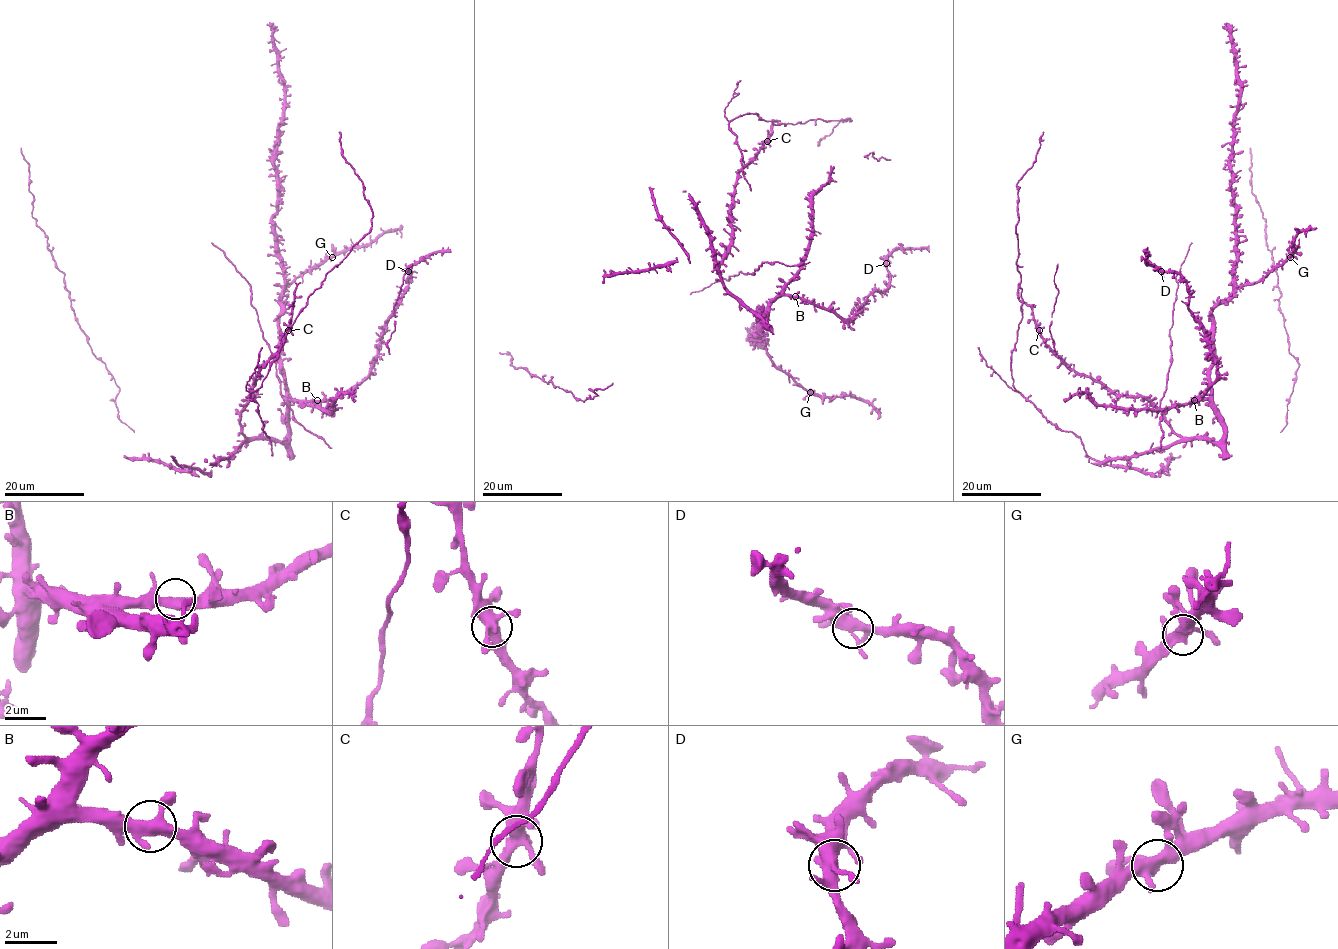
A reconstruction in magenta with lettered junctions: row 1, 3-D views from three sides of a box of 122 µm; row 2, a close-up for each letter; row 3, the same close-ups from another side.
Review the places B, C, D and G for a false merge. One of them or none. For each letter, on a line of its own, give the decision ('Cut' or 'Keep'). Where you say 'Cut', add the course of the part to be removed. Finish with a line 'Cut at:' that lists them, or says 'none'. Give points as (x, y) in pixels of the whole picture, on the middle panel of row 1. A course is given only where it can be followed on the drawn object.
B: Keep
C: Keep
D: Keep
G: Keep
Cut at: none

